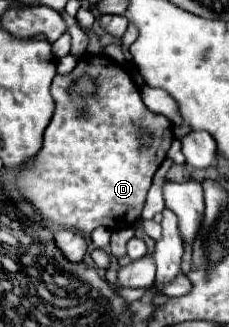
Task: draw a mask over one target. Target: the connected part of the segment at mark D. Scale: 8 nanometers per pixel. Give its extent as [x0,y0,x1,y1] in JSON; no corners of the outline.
[16,55,174,233]

